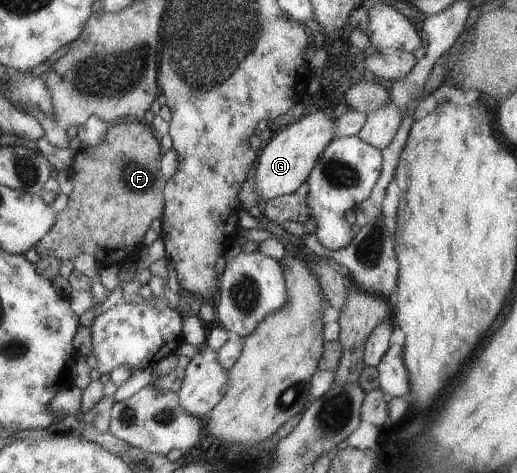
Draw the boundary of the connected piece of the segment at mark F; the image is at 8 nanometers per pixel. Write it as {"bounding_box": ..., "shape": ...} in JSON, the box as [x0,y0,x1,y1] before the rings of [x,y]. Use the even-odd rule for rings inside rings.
{"bounding_box":[34,120,168,267],"shape":[[[143,120],[110,124],[98,146],[85,145],[74,155],[69,175],[73,178],[73,190],[68,195],[69,201],[63,211],[58,211],[55,224],[38,241],[34,250],[39,256],[56,257],[58,260],[73,261],[80,253],[90,254],[97,260],[98,267],[121,265],[130,259],[139,258],[144,246],[144,234],[156,218],[162,218],[165,198],[164,187],[168,178],[161,171],[161,156],[164,153],[160,146],[158,134],[150,124]]]}

